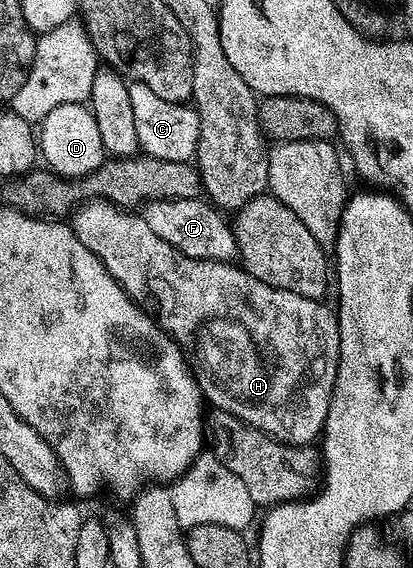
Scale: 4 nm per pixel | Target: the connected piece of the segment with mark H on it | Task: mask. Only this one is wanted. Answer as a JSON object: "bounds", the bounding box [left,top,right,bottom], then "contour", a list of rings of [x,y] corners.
{"bounds":[71,200,341,446],"contour":[[[90,200],[76,207],[71,215],[71,225],[75,236],[79,236],[83,248],[91,248],[91,252],[95,252],[95,256],[99,256],[99,260],[107,268],[107,272],[111,272],[111,276],[115,276],[115,280],[128,292],[129,297],[140,303],[142,307],[152,308],[151,313],[157,323],[176,340],[177,347],[185,353],[189,369],[193,372],[193,379],[201,389],[201,397],[212,409],[227,412],[241,422],[246,422],[253,429],[270,434],[275,441],[286,442],[289,446],[308,446],[316,443],[322,437],[327,412],[331,408],[331,396],[335,388],[337,369],[341,359],[337,315],[330,307],[328,310],[324,306],[326,304],[324,301],[280,290],[271,284],[263,284],[263,280],[251,276],[248,270],[237,264],[195,260],[191,256],[171,248],[171,244],[167,244],[167,240],[155,236],[155,232],[151,232],[151,228],[147,228],[145,219],[140,213],[130,212],[128,209],[113,205],[112,202]]]}

